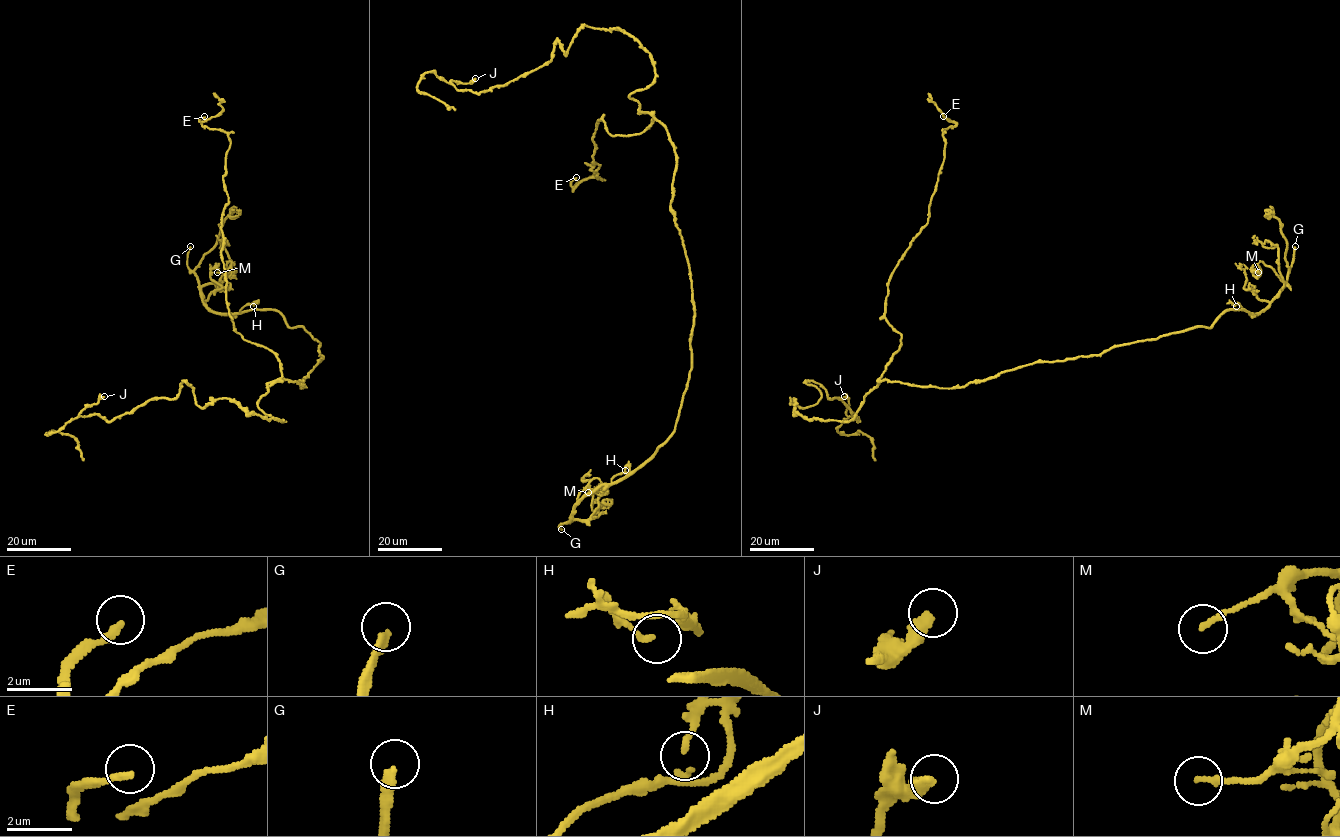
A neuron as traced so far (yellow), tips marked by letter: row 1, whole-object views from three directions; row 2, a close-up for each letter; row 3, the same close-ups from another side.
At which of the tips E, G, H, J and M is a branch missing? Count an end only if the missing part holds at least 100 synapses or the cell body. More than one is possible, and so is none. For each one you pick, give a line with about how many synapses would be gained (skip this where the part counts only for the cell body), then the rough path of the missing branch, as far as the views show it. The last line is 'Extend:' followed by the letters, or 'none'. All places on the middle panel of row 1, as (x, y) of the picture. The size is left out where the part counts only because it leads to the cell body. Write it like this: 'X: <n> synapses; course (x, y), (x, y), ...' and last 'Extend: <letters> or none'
G: course (561, 529), (565, 511), (573, 496), (565, 469), (550, 455), (553, 453)
Extend: G

